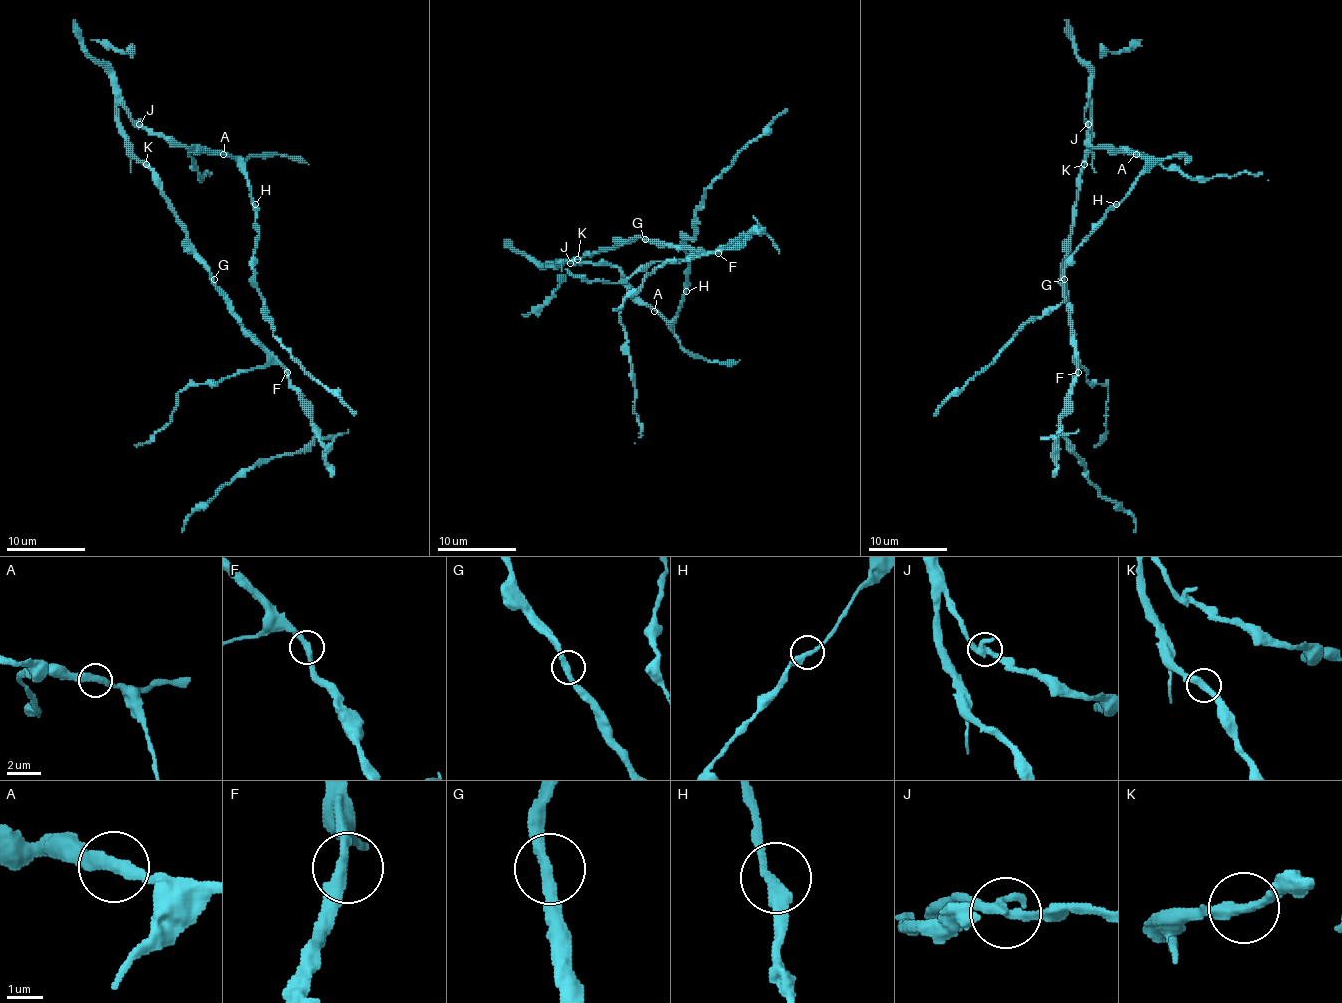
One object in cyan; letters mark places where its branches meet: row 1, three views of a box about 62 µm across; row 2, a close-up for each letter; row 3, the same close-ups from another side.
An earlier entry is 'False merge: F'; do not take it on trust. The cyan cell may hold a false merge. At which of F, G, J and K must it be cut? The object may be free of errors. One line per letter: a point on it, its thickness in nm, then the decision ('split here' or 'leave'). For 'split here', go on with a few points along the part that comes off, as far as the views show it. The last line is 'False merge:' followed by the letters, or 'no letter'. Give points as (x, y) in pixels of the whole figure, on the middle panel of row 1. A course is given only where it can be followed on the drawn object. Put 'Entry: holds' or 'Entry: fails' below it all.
F: at (718, 253); 320 nm thick; leave
G: at (645, 239); 320 nm thick; leave
J: at (570, 263); 320 nm thick; leave
K: at (577, 259); 320 nm thick; leave
False merge: no letter
Entry: fails

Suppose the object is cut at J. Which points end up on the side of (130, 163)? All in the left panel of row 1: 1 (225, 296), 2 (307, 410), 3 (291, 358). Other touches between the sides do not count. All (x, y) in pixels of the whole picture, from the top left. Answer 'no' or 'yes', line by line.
1: yes
2: yes
3: no

